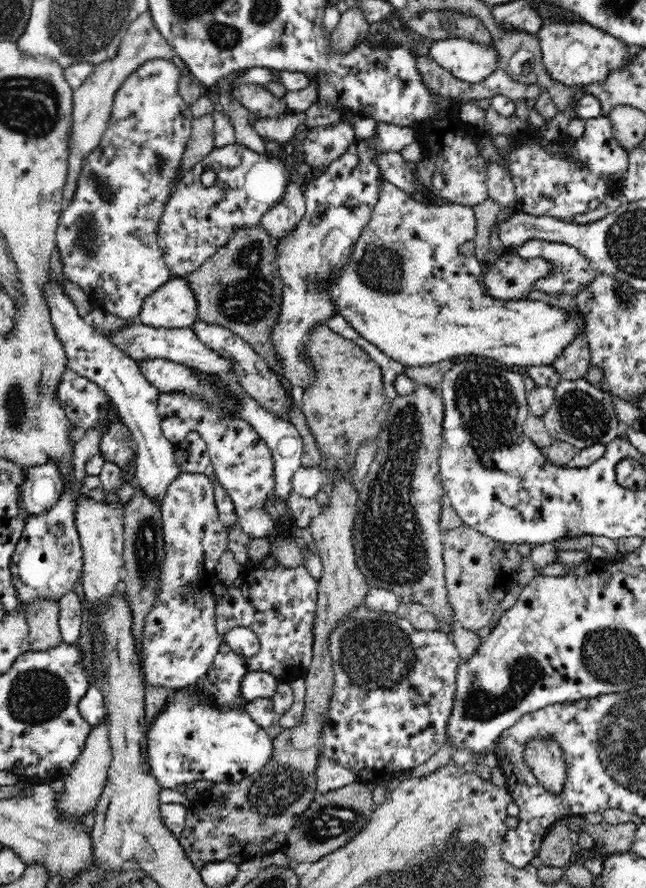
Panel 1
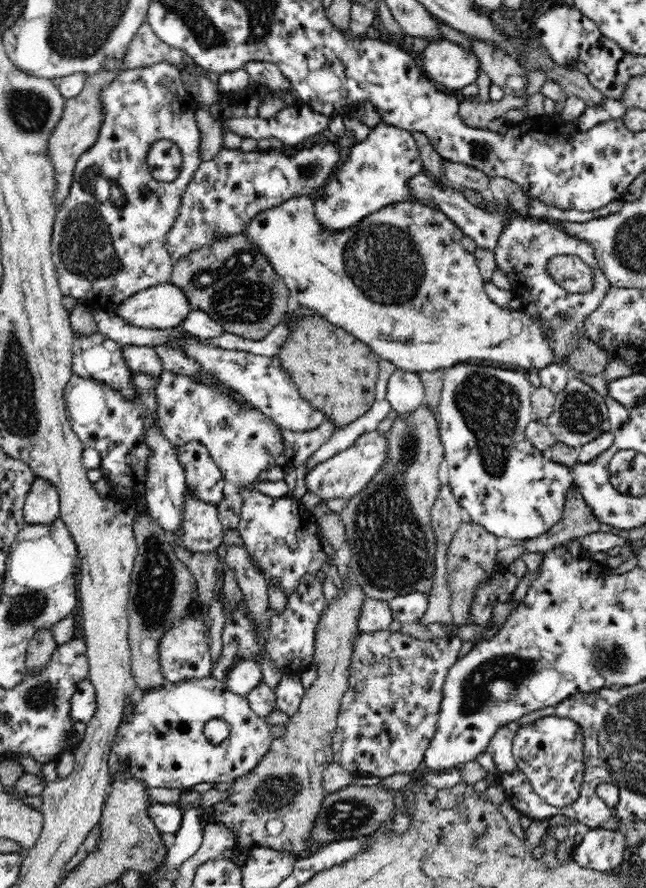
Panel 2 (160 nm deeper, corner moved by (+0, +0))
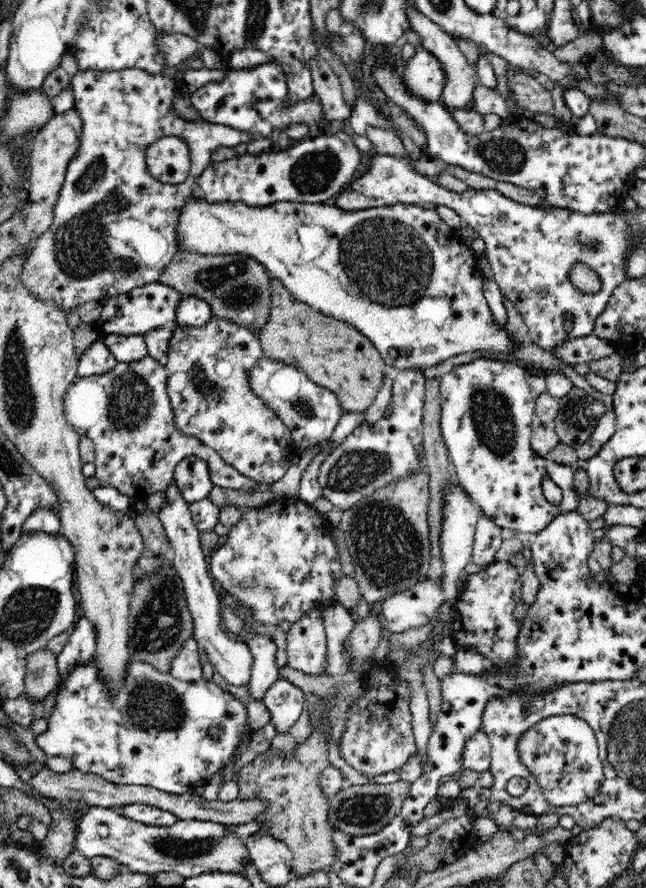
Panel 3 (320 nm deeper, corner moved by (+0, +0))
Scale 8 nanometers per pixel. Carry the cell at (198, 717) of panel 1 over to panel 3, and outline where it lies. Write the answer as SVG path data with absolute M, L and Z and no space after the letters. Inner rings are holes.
M94 659L88 661L85 665L73 666L67 672L57 692L56 706L54 706L54 710L50 712L50 717L48 717L47 720L48 730L46 730L44 734L37 736L37 745L48 757L68 758L72 761L72 765L74 765L75 769L83 773L100 775L104 780L108 780L114 784L151 786L152 788L157 788L158 790L162 790L162 792L169 792L170 794L194 793L198 786L205 787L213 778L214 774L218 774L220 770L224 770L228 761L235 756L234 751L242 739L242 735L252 732L250 718L248 718L248 711L246 711L246 704L240 702L239 699L236 699L228 691L224 691L221 687L218 687L212 680L202 676L202 678L194 682L181 681L172 676L169 672L162 672L152 667L152 665L147 662L138 661L136 659L131 660L127 664L127 677L125 678L123 687L120 688L116 696L111 696L110 689L108 689L106 683L102 681ZM213 727L222 727L222 729L224 729L224 734L222 734L220 738L212 738L209 731Z

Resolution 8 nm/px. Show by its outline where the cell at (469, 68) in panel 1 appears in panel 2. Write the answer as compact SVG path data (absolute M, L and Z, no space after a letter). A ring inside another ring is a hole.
M445 38L432 41L420 53L424 74L431 81L442 84L448 92L458 93L478 78L477 56L457 43Z

